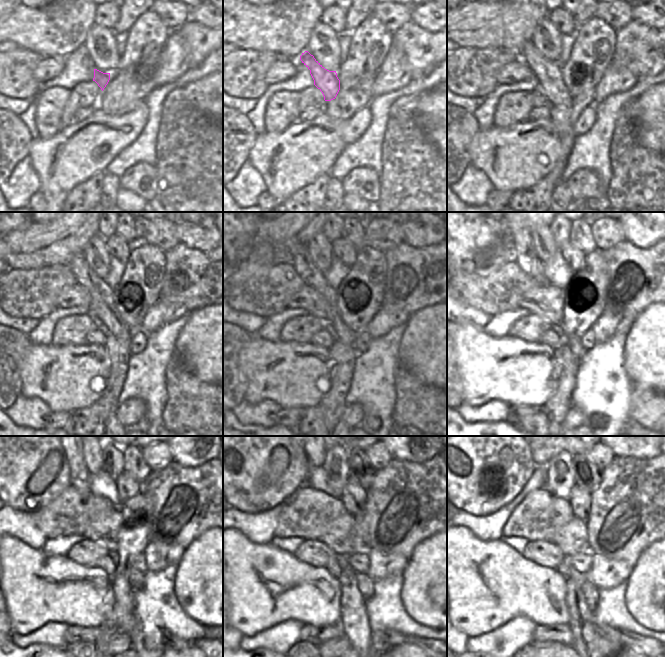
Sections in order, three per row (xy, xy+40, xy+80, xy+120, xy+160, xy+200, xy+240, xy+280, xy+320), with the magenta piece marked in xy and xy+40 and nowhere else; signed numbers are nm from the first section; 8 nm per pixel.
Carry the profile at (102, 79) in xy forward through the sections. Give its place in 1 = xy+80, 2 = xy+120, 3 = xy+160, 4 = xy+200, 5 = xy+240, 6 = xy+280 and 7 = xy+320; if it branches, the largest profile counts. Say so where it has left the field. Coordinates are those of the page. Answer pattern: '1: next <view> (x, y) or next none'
1: next xy+80 (548, 73)
2: next xy+120 (103, 309)
3: next xy+160 (311, 276)
4: next xy+200 (526, 259)
5: next xy+240 (79, 476)
6: next xy+280 (365, 585)
7: next xy+320 (590, 591)

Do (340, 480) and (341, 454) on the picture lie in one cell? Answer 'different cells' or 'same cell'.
same cell

